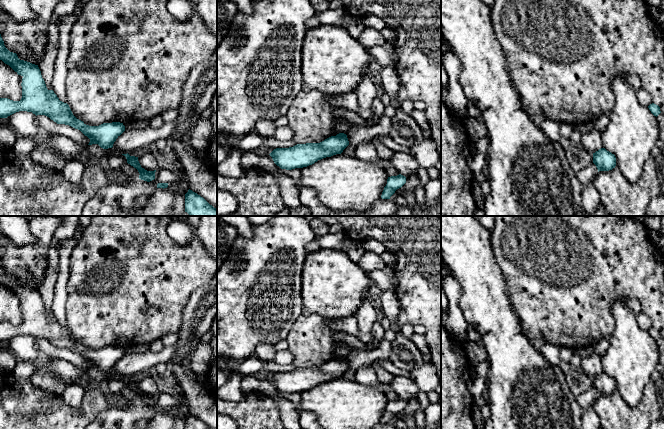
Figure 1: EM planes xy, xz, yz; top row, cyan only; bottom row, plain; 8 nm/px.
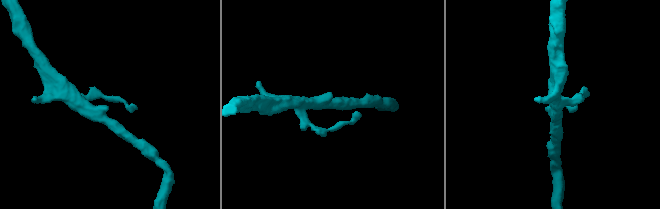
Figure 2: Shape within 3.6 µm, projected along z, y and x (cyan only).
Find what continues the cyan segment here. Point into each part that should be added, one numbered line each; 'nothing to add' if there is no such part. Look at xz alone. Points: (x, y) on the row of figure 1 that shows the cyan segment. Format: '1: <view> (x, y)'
nothing to add

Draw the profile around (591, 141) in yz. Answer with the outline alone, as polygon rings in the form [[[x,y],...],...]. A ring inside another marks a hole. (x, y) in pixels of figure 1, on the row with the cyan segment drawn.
[[[594,129],[591,132],[582,134],[581,146],[591,154],[603,148],[601,141],[601,132]]]

